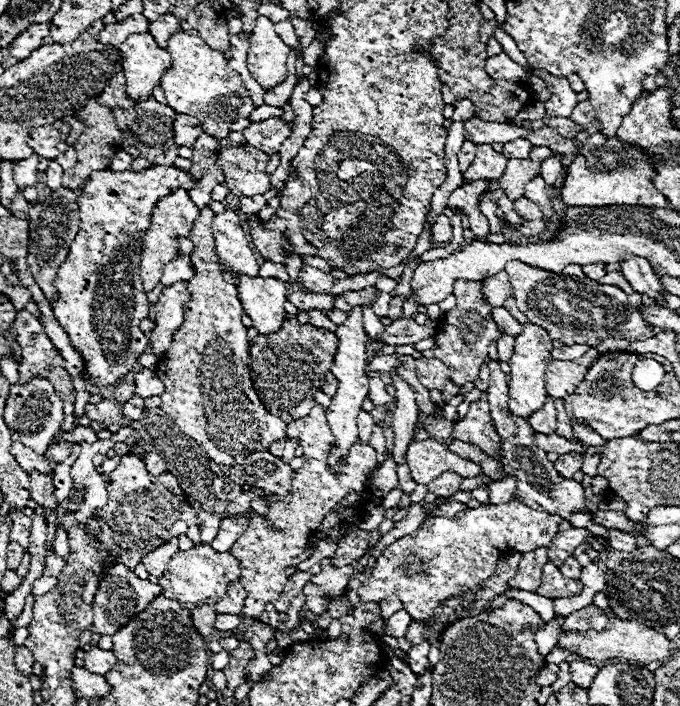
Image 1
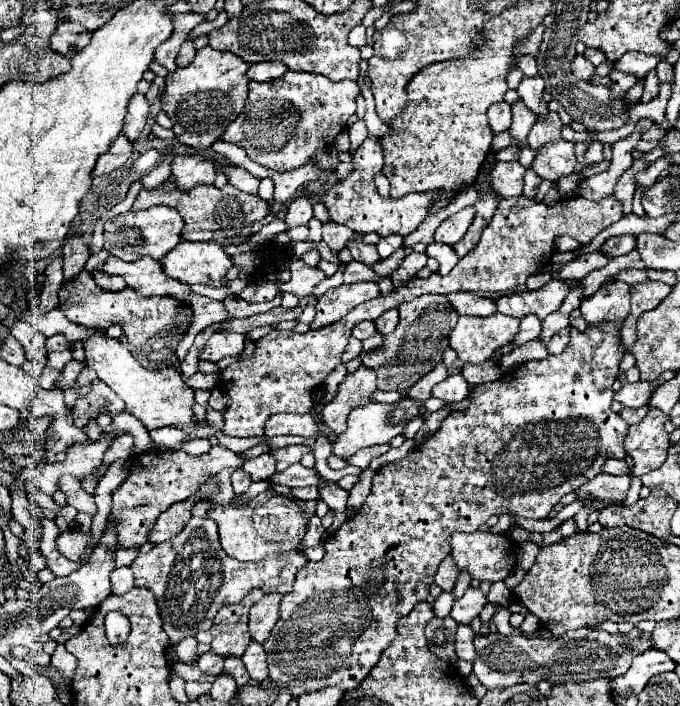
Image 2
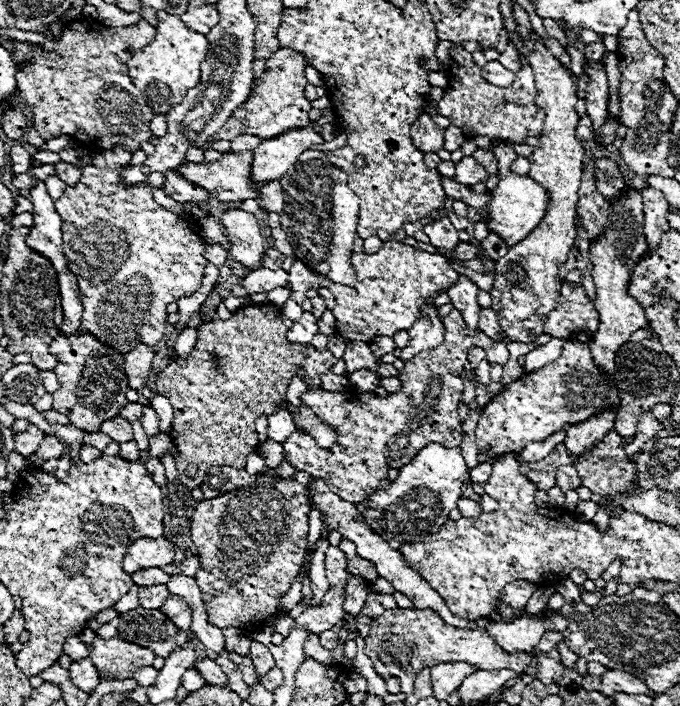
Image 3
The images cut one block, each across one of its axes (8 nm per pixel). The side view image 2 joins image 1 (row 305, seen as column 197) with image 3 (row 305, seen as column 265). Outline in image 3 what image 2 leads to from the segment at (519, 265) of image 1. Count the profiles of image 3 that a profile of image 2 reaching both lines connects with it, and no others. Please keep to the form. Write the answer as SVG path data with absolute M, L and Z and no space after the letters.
M562 284L560 302L554 312L548 314L544 324L544 332L552 334L553 338L566 341L588 341L588 338L598 330L598 312L588 300L582 284Z

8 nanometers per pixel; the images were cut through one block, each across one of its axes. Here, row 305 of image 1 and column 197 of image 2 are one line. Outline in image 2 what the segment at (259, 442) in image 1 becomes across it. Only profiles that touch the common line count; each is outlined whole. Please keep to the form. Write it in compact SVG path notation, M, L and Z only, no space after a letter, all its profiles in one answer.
M172 178L154 190L140 190L132 210L146 210L148 206L156 206L156 204L164 204L178 210L178 214L184 220L184 232L182 232L184 240L190 240L190 242L214 240L222 246L244 242L252 230L252 224L262 222L270 214L270 206L264 200L260 200L258 196L240 192L230 184L226 184L224 188L196 186L192 188L192 192L184 194L184 192L176 192L176 184Z

